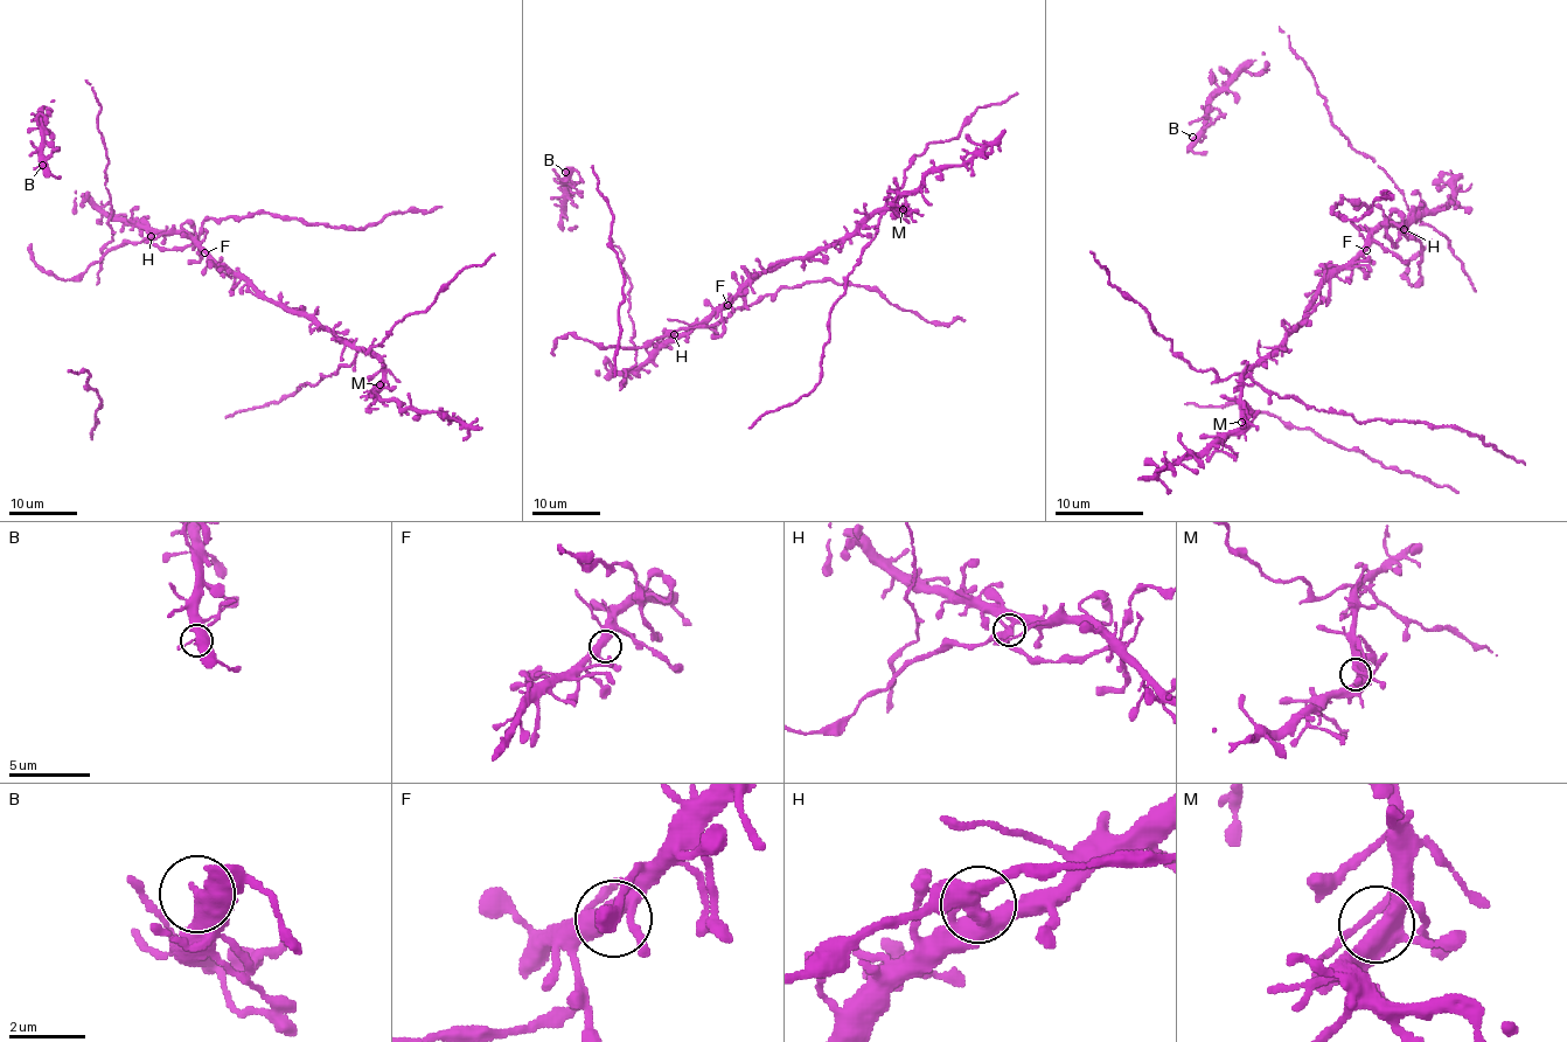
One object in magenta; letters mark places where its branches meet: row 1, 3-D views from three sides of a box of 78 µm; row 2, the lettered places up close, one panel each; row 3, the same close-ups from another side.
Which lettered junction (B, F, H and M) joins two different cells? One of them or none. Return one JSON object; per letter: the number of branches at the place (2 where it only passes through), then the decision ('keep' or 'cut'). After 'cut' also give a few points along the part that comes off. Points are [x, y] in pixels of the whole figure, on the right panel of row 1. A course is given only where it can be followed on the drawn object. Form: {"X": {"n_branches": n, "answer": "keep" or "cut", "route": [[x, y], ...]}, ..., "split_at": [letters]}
{"B": {"n_branches": 3, "answer": "keep"}, "F": {"n_branches": 3, "answer": "keep"}, "H": {"n_branches": 3, "answer": "cut", "route": [[1404, 228], [1393, 244], [1376, 206], [1342, 200], [1332, 208], [1359, 220], [1386, 190]]}, "M": {"n_branches": 3, "answer": "keep"}, "split_at": ["H"]}

